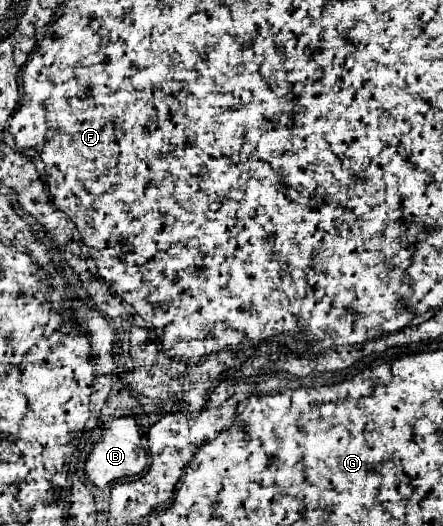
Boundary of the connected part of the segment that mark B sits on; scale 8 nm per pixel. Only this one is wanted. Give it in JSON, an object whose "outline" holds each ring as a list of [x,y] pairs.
{"outline":[[[117,418],[111,422],[109,428],[103,430],[99,442],[93,446],[93,450],[85,462],[85,474],[91,480],[91,484],[95,484],[97,488],[103,490],[109,484],[121,482],[127,476],[135,476],[135,474],[143,472],[145,466],[147,466],[147,454],[141,444],[139,426],[135,424],[133,418]]]}

